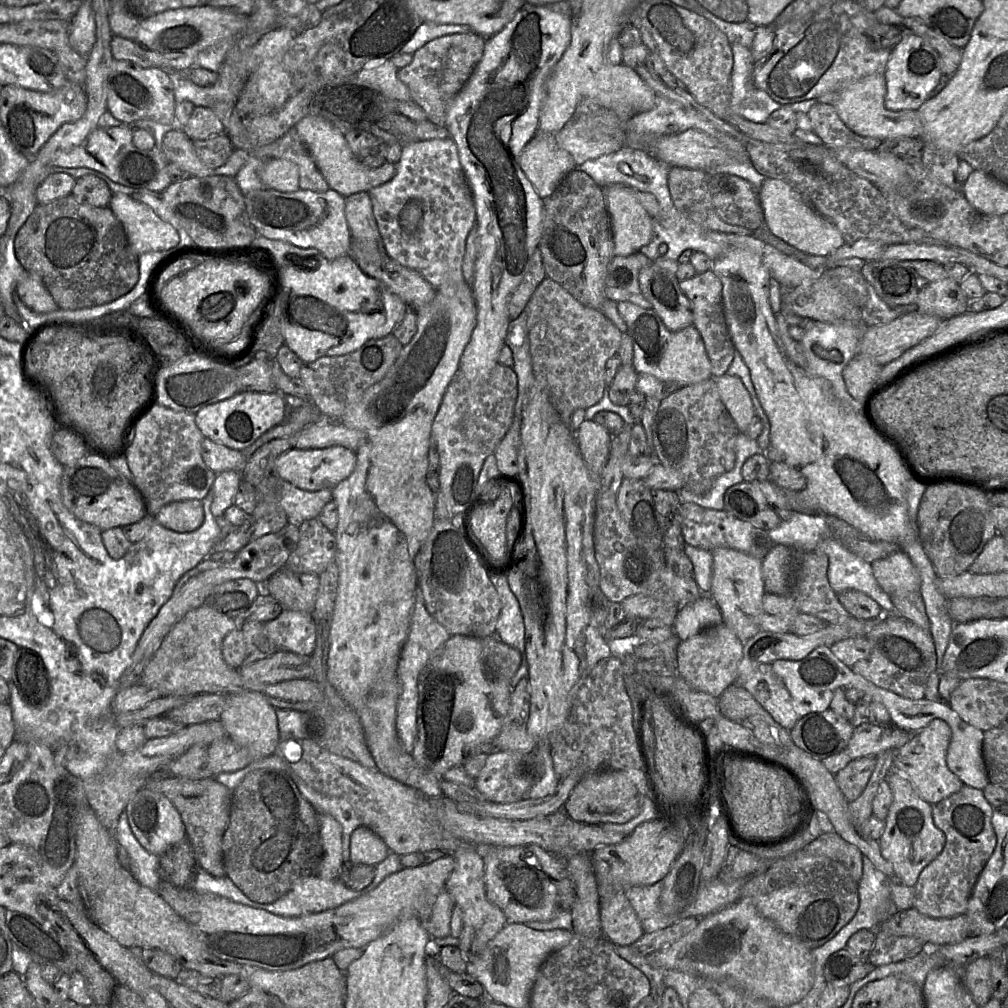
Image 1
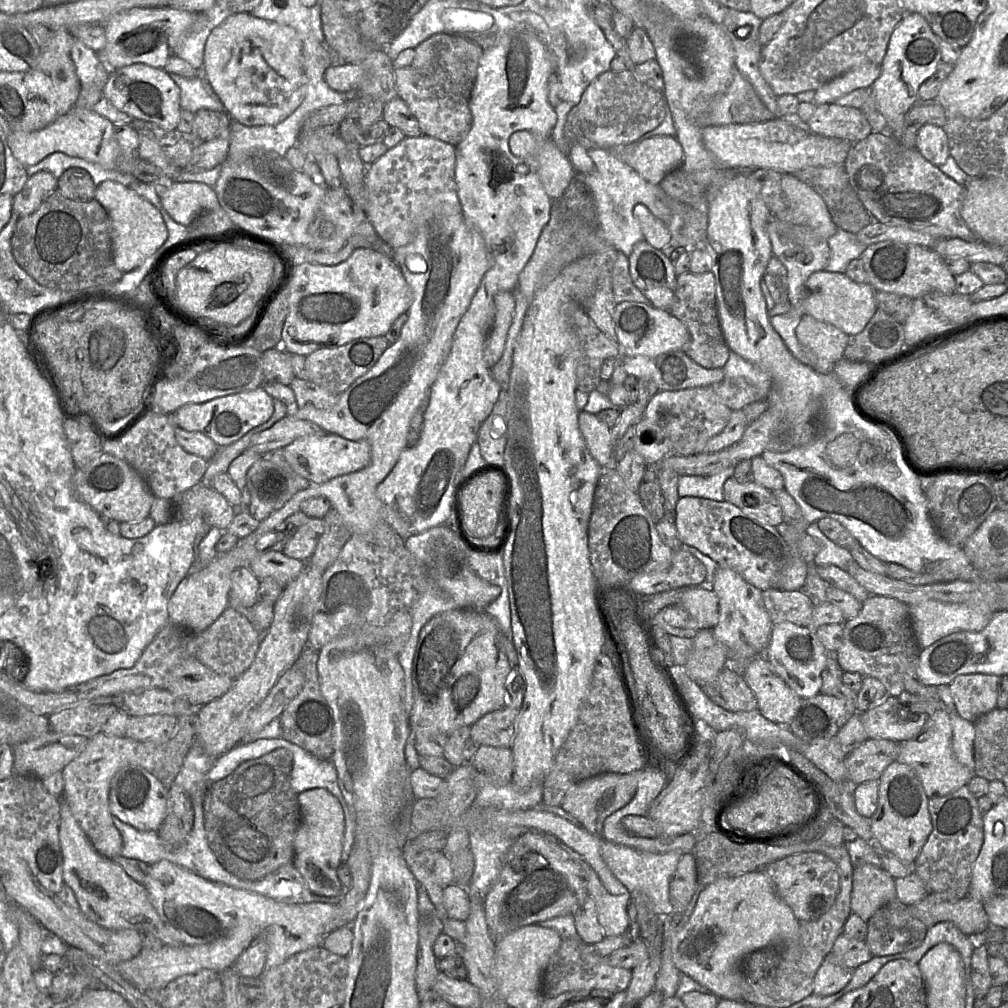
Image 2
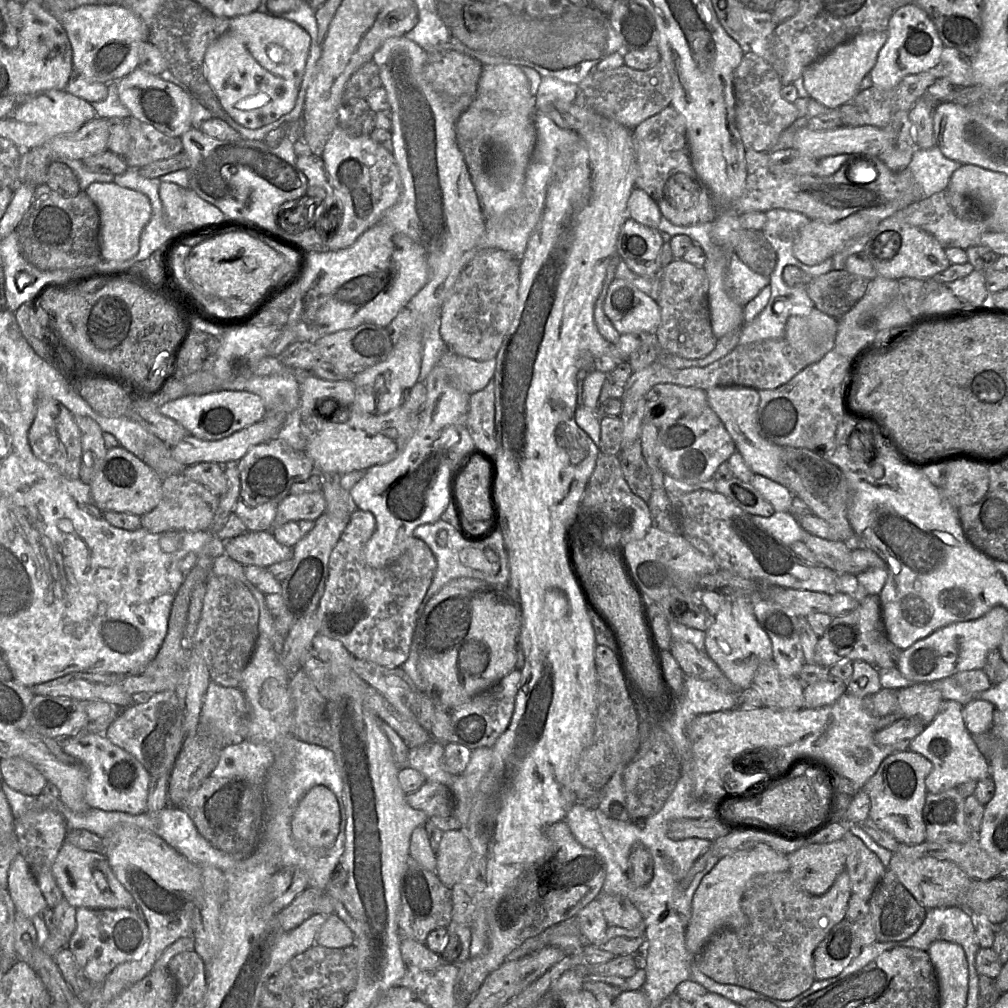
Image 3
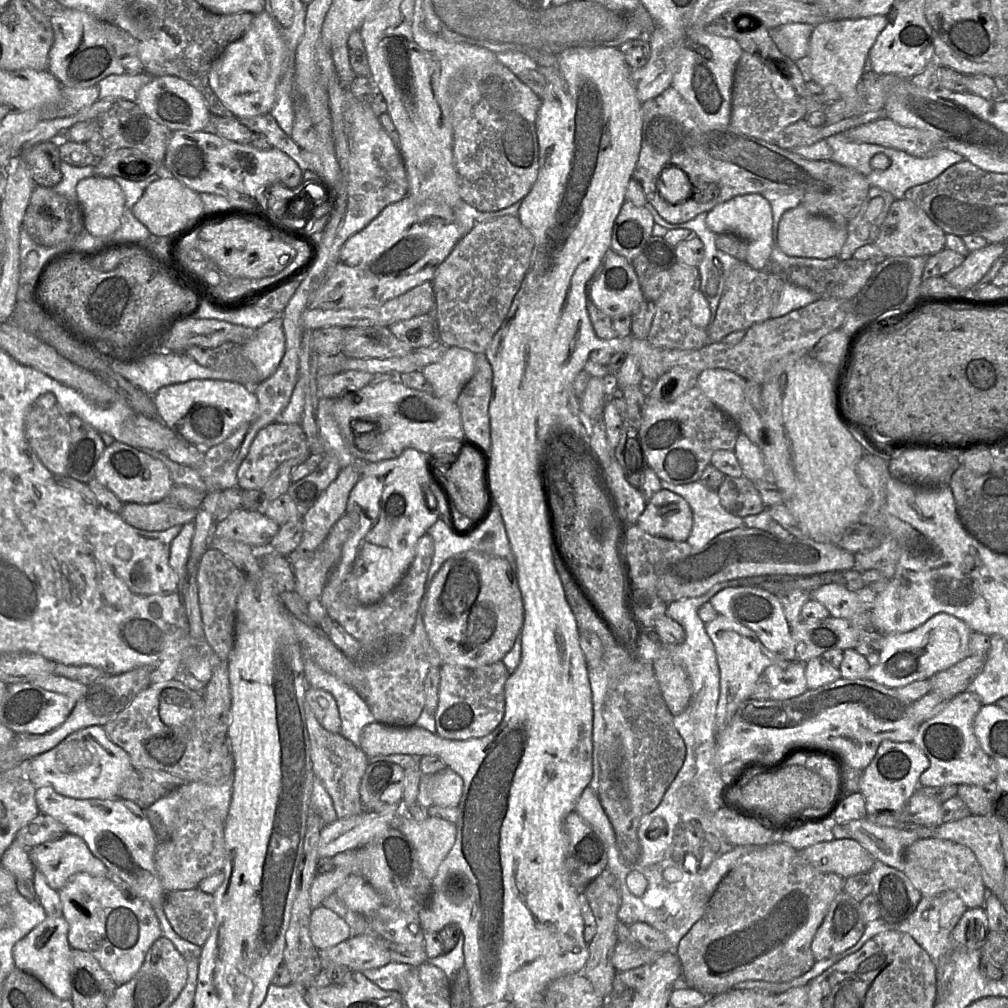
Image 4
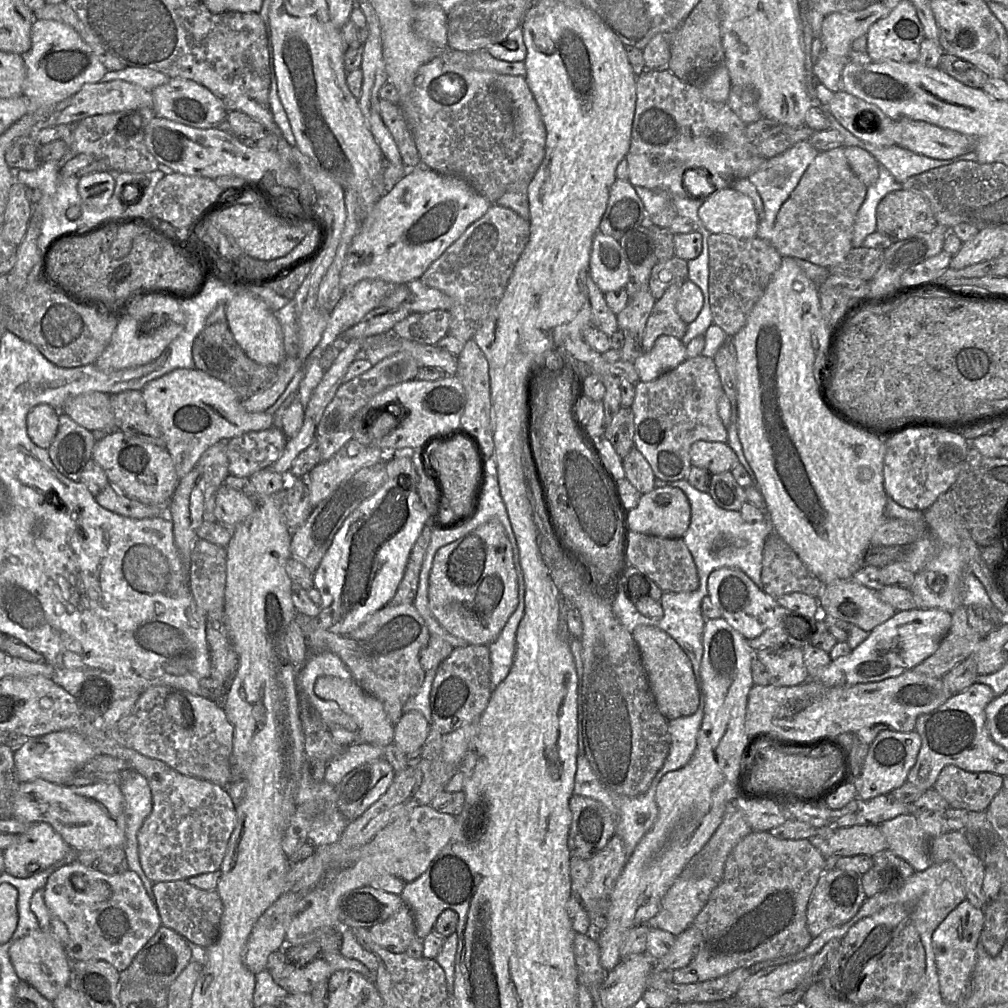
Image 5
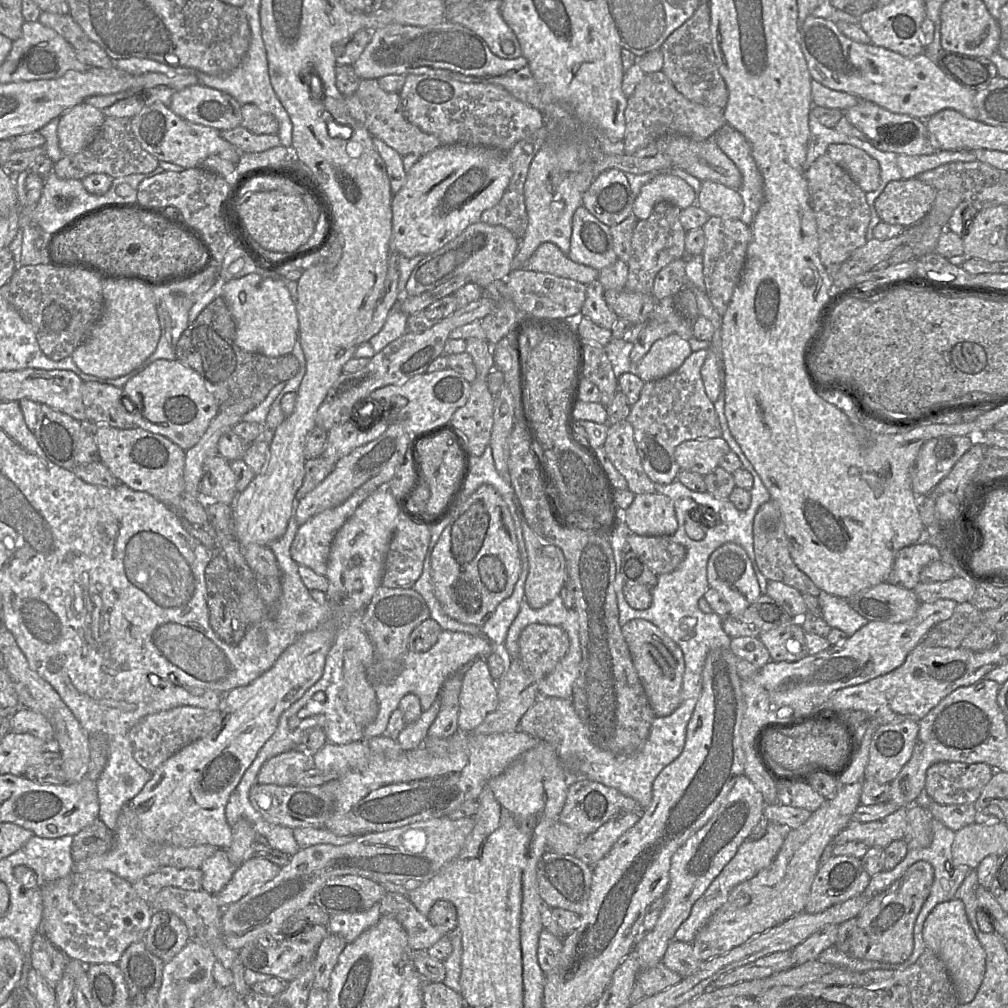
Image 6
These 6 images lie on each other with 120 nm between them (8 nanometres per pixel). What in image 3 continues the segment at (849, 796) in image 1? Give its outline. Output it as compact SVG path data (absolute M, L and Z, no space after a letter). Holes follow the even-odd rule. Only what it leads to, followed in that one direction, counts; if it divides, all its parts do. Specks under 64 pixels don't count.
M902 717L888 727L878 730L874 739L880 745L904 751L909 749L911 742L925 727L926 725L917 718Z

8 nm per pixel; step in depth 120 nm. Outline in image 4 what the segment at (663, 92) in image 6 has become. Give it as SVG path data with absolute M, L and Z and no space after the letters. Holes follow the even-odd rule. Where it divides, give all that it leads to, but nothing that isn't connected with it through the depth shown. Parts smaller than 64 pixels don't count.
M673 86L641 105L642 140L633 177L642 186L647 201L669 223L688 222L739 195L763 195L767 191L774 191L796 194L802 198L807 193L836 186L843 177L843 165L805 159L775 143L746 135L732 125L712 131L703 130L687 102ZM671 166L683 170L696 189L701 184L714 183L717 186L716 196L708 202L692 198L679 204L668 203L658 191L657 180L663 170Z

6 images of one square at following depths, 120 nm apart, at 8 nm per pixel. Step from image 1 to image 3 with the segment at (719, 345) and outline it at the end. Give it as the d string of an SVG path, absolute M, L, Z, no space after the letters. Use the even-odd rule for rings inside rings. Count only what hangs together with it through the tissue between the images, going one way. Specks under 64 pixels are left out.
M682 259L673 260L660 274L660 293L656 303L661 313L655 335L662 349L685 359L698 359L711 353L718 341L711 327L709 279L704 268Z

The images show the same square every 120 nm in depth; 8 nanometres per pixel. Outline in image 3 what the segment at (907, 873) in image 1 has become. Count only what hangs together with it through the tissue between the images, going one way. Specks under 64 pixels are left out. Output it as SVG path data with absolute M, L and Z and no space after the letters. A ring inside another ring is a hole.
M910 749L894 752L883 759L876 773L859 789L870 798L869 818L901 844L919 845L926 841L923 808L928 793L926 779L932 770L929 760Z

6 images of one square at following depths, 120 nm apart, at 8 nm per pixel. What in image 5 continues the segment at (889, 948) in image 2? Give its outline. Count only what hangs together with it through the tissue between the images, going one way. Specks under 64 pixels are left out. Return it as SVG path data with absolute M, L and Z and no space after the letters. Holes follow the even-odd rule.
M889 849L873 857L873 866L880 874L882 890L885 892L901 890L914 873L908 862Z

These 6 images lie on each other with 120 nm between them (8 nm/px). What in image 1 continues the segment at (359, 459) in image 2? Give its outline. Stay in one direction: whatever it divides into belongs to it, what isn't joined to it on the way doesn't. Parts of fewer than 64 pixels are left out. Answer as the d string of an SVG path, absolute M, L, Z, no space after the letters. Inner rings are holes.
M344 446L319 449L292 448L276 459L273 474L302 490L331 490L342 480L348 478L355 470L356 465L357 452Z

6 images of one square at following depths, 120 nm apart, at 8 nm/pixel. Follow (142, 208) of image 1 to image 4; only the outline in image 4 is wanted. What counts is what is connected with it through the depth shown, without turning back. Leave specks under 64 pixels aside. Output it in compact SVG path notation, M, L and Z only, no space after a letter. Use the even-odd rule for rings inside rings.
M89 177L82 179L76 188L77 200L84 215L84 228L94 237L108 237L120 227L125 211L126 196L112 178Z

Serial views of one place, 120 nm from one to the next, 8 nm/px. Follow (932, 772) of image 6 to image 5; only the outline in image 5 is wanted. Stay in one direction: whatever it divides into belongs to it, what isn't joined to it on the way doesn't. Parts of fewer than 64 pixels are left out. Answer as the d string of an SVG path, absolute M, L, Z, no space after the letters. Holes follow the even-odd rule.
M947 766L939 774L933 789L947 801L949 808L986 812L994 797L1003 789L1003 777Z

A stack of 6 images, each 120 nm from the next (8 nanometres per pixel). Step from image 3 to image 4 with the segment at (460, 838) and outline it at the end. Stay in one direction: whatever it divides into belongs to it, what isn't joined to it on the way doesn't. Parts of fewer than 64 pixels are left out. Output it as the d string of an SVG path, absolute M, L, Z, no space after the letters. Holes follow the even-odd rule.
M402 809L396 827L415 846L425 876L433 879L455 843L456 823L432 816L417 821L407 815L406 809Z

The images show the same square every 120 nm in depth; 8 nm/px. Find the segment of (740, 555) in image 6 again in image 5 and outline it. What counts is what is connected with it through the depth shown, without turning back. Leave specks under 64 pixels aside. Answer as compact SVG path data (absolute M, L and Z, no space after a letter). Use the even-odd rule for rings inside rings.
M722 567L708 578L708 596L722 616L746 639L753 639L775 624L774 608L777 601L756 585L743 571Z

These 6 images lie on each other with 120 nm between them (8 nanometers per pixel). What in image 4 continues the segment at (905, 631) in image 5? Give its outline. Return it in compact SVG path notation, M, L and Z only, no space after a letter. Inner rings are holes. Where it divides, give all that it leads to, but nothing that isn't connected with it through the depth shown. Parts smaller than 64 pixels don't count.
M938 613L916 629L884 635L878 662L872 665L867 679L890 688L901 688L912 682L931 679L966 658L972 630L960 619Z

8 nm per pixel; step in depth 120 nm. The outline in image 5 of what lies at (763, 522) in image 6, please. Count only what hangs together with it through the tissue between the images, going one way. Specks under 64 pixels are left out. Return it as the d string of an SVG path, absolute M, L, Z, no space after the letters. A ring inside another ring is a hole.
M774 529L764 541L761 578L762 590L776 601L789 593L803 593L818 599L824 587Z

